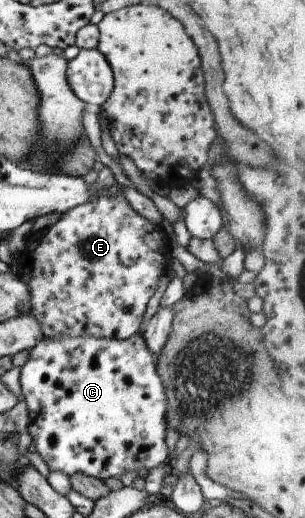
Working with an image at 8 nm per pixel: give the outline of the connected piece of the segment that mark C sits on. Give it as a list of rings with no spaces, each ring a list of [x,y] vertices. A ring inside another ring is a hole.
[[[140,332],[129,336],[123,340],[115,340],[114,338],[91,338],[91,337],[77,337],[77,338],[41,338],[27,354],[27,361],[20,366],[19,370],[19,390],[23,394],[23,400],[27,406],[29,413],[29,424],[26,426],[26,432],[31,436],[33,448],[45,462],[48,470],[59,470],[68,477],[71,474],[85,474],[89,478],[97,478],[97,480],[105,480],[109,476],[119,478],[125,472],[138,471],[139,468],[151,470],[152,468],[162,467],[168,463],[167,446],[165,446],[165,410],[167,410],[167,400],[165,398],[164,388],[162,386],[161,378],[156,372],[155,359],[149,354],[147,346],[145,346]]]

